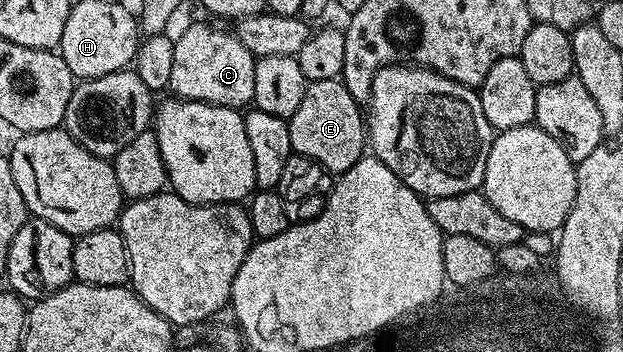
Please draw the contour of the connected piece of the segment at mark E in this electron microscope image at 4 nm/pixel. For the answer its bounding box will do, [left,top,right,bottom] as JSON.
[288,80,368,174]

